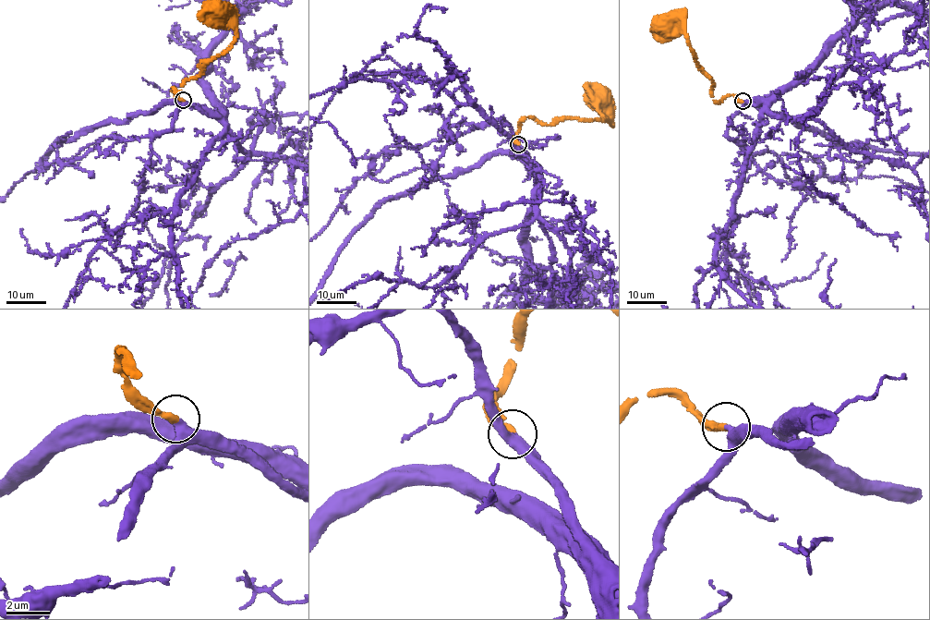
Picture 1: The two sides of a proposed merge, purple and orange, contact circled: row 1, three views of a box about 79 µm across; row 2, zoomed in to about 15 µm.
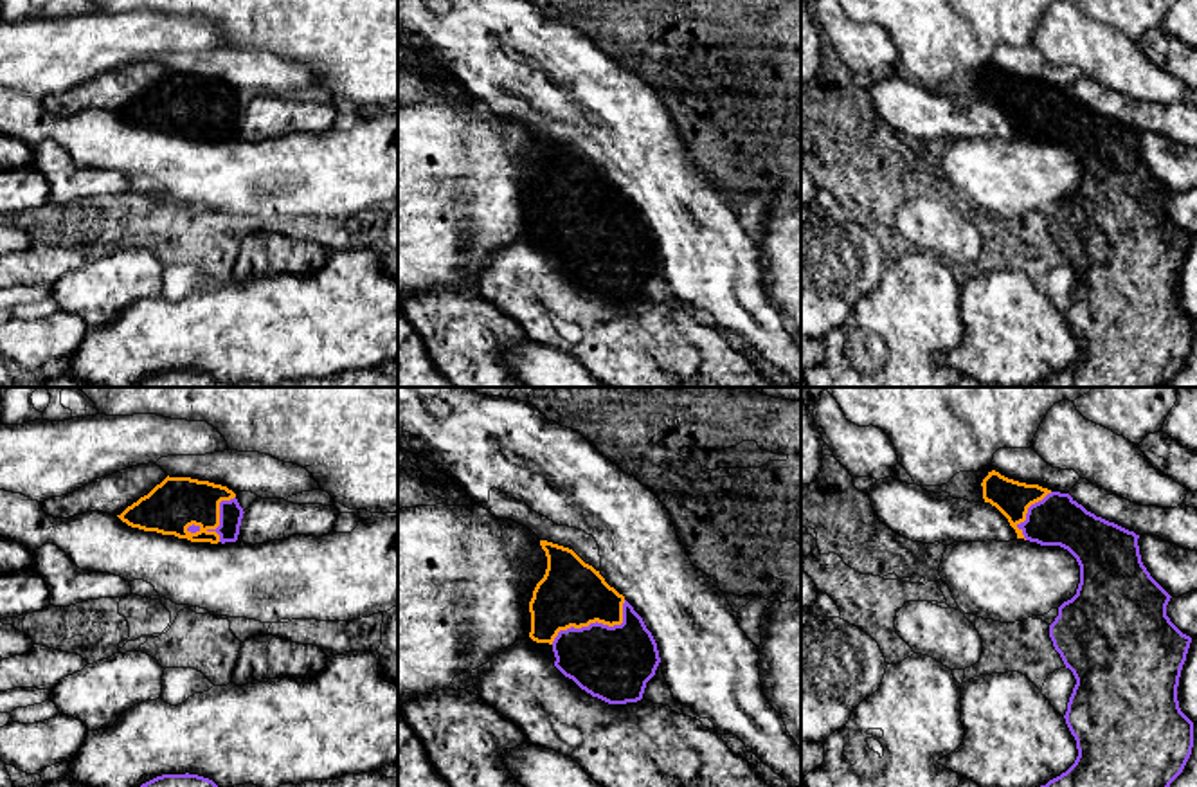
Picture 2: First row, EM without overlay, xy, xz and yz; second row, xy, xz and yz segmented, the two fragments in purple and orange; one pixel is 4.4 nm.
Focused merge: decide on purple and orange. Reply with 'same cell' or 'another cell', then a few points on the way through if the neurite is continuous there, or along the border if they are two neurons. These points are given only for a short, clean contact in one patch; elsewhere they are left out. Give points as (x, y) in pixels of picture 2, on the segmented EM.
same cell

